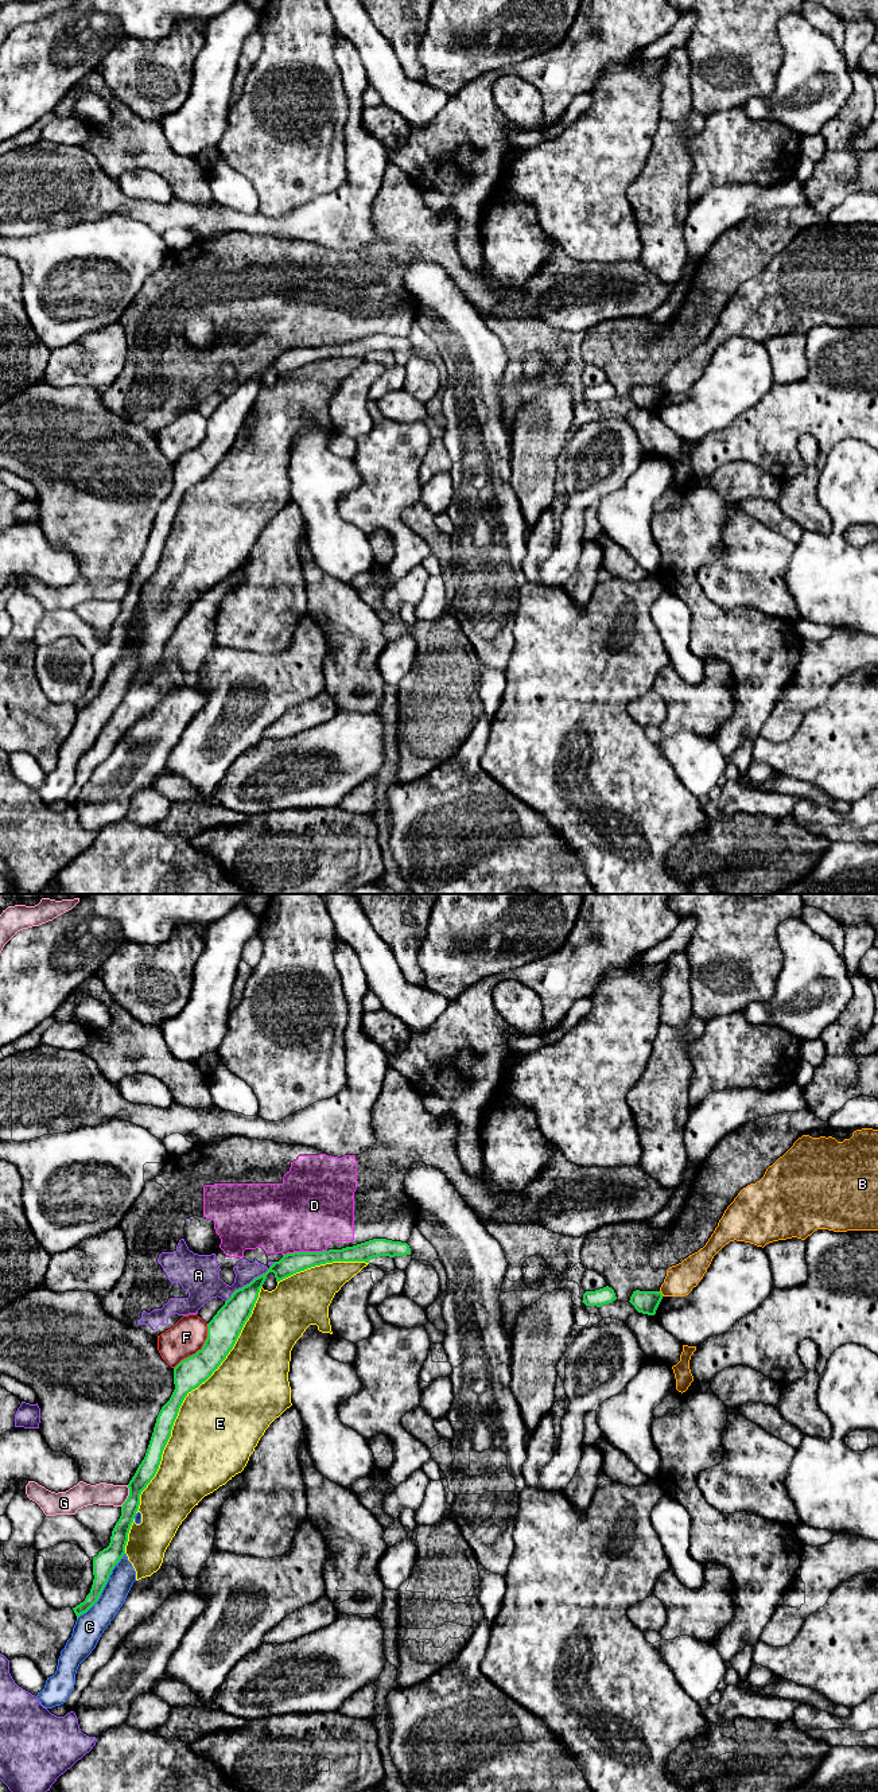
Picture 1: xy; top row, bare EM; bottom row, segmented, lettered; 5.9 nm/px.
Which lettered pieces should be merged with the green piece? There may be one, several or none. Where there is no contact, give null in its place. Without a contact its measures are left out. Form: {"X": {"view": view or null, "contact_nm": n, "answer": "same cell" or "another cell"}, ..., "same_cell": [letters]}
{"A": {"view": "xy", "contact_nm": 380, "answer": "another cell"}, "B": {"view": "xy", "contact_nm": 40, "answer": "another cell"}, "C": {"view": "xy", "contact_nm": 480, "answer": "another cell"}, "D": {"view": "xy", "contact_nm": 260, "answer": "another cell"}, "E": {"view": "xy", "contact_nm": 1550, "answer": "another cell"}, "F": {"view": "xy", "contact_nm": 340, "answer": "another cell"}, "G": {"view": "xy", "contact_nm": 140, "answer": "another cell"}, "same_cell": []}

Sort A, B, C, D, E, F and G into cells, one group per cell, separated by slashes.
A D / B / C / E / F / G

